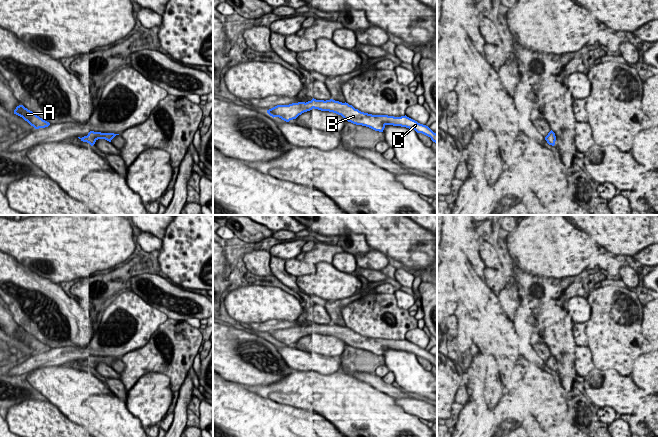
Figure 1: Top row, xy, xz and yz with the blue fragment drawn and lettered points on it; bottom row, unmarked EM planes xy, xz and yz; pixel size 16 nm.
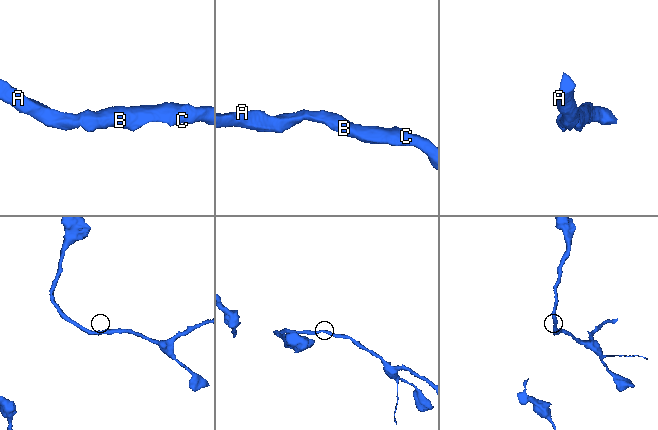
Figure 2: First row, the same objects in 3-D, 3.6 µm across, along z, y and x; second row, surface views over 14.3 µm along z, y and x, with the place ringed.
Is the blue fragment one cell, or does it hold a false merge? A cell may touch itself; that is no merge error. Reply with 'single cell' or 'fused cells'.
single cell

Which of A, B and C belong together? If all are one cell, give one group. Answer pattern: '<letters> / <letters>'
A B C

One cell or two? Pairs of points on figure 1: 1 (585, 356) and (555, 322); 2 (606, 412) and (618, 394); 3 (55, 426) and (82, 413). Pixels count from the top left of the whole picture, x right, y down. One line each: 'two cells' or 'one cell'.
1: one cell
2: two cells
3: two cells

